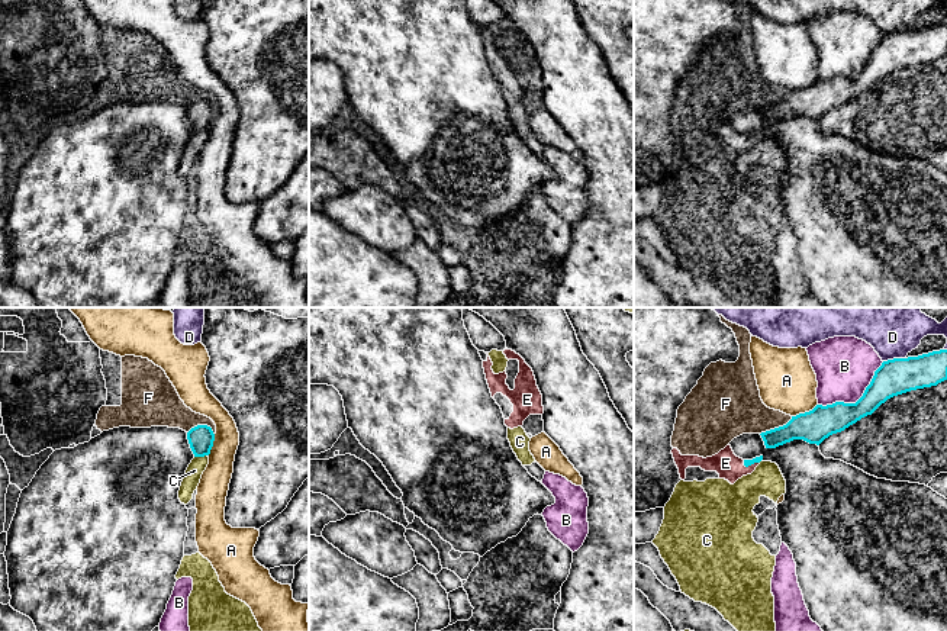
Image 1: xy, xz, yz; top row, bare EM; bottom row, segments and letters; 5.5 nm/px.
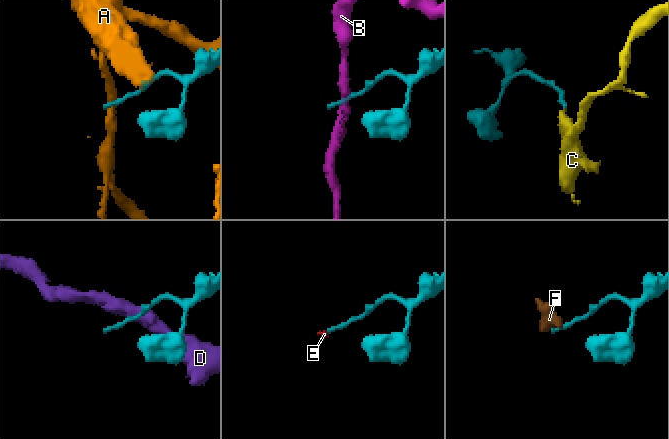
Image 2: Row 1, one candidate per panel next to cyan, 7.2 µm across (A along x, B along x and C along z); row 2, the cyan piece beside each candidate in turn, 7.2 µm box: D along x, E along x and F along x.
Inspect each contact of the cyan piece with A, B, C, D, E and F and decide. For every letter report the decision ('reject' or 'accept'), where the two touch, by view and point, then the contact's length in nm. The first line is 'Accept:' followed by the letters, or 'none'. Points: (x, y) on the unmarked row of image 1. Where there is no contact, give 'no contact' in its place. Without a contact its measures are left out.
Accept: none
A: reject; contact yz (805, 87); length 160 nm
B: reject; contact yz (857, 76); length 440 nm
C: reject; contact xy (200, 131); length 70 nm
D: reject; contact yz (894, 34); length 130 nm
E: reject; contact yz (750, 139); length 100 nm
F: reject; contact yz (776, 103); length 200 nm

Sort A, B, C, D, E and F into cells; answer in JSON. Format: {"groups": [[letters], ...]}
{"groups": [["A"], ["B"], ["C", "E", "F"], ["D"]]}

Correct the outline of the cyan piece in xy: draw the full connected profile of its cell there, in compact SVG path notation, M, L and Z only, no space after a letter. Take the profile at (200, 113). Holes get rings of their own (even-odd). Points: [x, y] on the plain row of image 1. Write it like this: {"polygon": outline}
{"polygon": "M197 100L187 107L187 115L194 132L204 132L210 129L215 109L207 100Z"}

